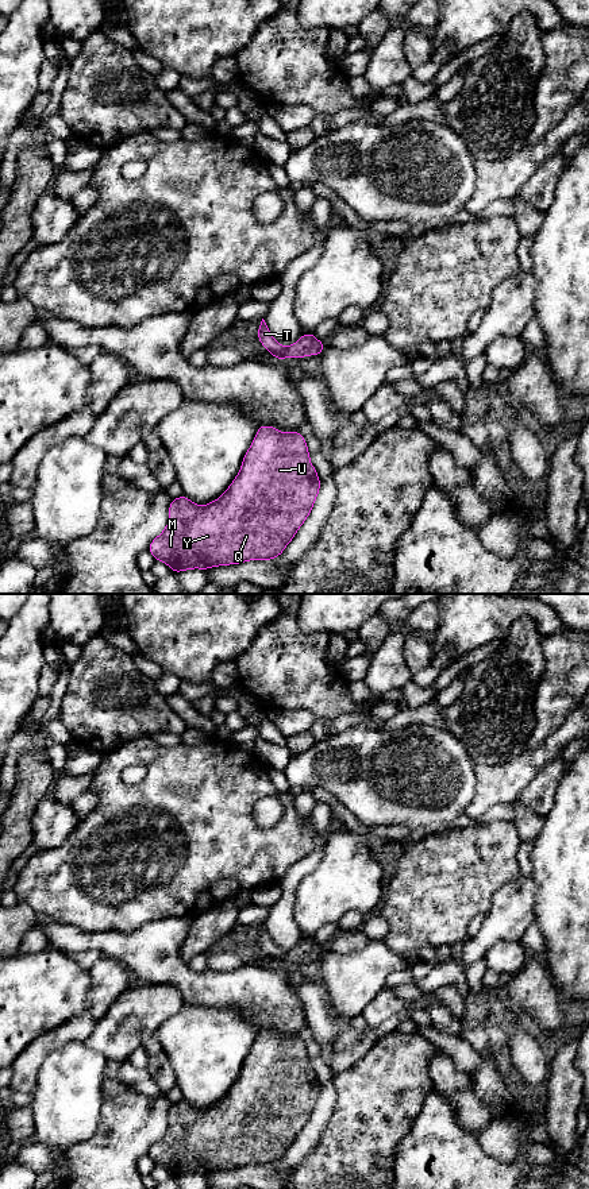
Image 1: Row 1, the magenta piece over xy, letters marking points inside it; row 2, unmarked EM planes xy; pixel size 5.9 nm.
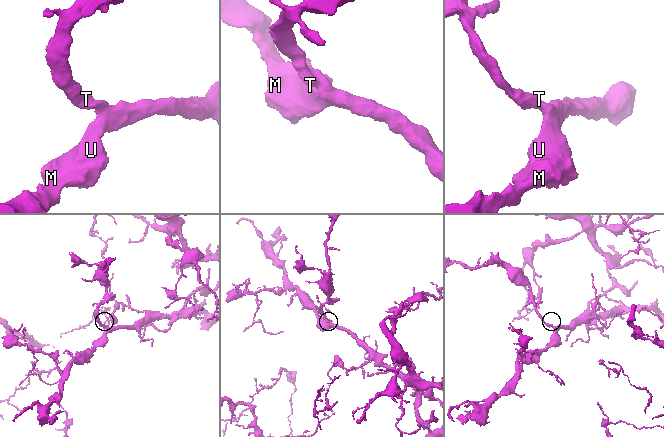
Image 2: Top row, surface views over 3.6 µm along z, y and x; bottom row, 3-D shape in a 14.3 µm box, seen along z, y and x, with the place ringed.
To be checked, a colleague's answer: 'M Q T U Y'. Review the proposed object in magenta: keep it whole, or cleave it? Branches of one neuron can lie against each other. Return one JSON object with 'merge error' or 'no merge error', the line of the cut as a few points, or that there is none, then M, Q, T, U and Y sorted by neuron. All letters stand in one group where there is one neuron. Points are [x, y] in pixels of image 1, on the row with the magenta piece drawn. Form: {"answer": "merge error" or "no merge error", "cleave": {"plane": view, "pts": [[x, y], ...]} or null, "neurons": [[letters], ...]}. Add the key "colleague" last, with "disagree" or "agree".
{"answer": "no merge error", "cleave": null, "neurons": [["M", "Q", "T", "U", "Y"]], "colleague": "agree"}

